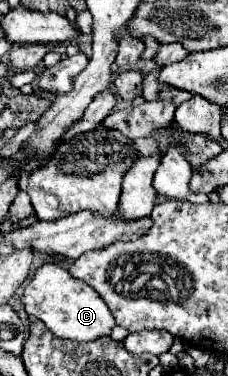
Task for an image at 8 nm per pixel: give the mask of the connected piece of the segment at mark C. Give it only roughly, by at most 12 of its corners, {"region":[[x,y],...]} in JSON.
{"region":[[57,264],[23,290],[29,316],[89,342],[115,326],[105,300]]}

